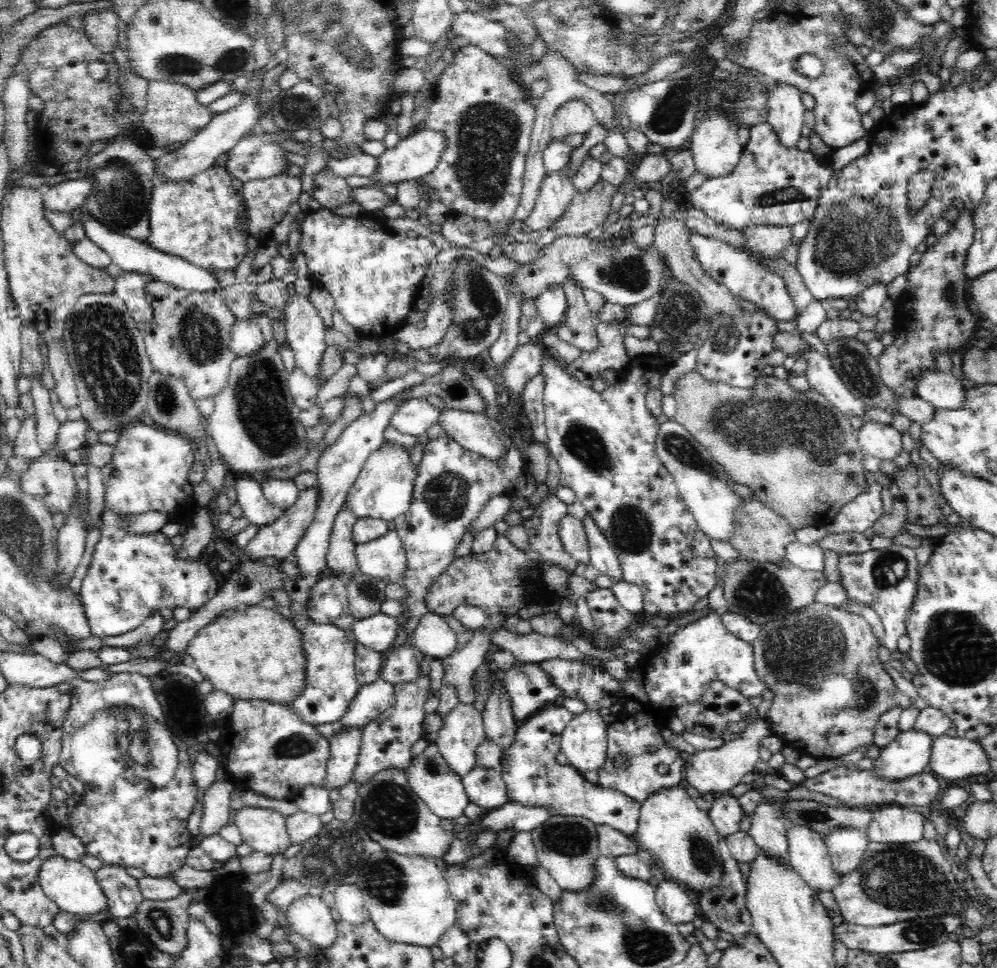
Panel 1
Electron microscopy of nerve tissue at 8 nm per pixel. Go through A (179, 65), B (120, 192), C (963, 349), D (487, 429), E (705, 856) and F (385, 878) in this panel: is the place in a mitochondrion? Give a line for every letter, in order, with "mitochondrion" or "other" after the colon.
A: mitochondrion
B: mitochondrion
C: other
D: other
E: mitochondrion
F: mitochondrion

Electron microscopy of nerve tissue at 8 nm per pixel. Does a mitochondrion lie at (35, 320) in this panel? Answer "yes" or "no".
no

